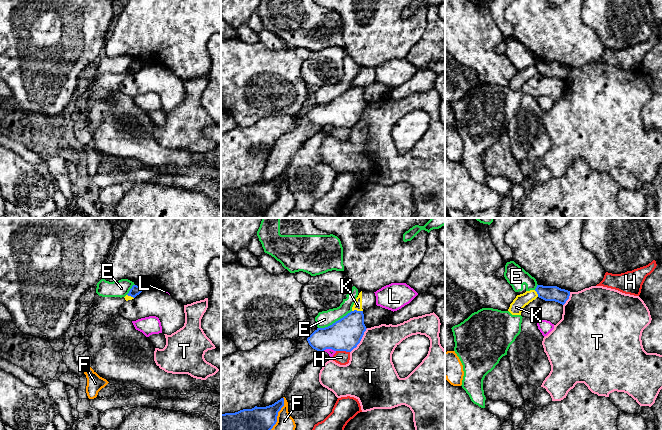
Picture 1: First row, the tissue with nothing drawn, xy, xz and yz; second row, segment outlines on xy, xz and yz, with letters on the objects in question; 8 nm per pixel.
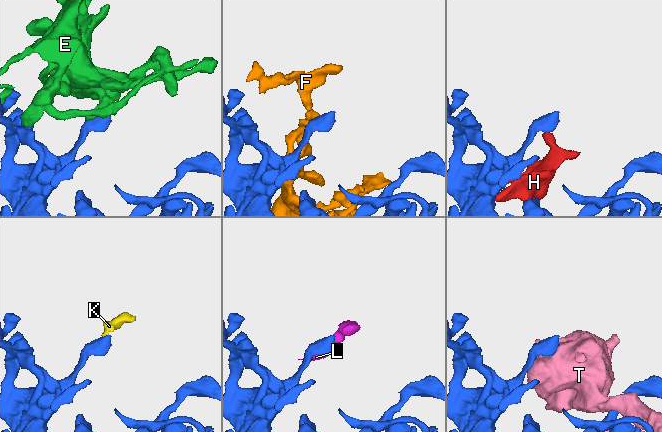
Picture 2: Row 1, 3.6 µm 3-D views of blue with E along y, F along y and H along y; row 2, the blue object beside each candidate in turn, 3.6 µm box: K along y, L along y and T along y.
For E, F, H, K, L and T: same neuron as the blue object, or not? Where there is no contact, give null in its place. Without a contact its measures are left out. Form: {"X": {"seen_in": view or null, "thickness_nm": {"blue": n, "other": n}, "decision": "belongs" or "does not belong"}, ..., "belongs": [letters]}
{"E": {"seen_in": "xz", "thickness_nm": {"blue": 260, "other": 130}, "decision": "does not belong"}, "F": {"seen_in": "xz", "thickness_nm": {"blue": 320, "other": 180}, "decision": "does not belong"}, "H": {"seen_in": "xz", "thickness_nm": {"blue": 260, "other": 110}, "decision": "does not belong"}, "K": {"seen_in": "xz", "thickness_nm": {"blue": 260, "other": 70}, "decision": "does not belong"}, "L": {"seen_in": "xz", "thickness_nm": {"blue": 260, "other": 50}, "decision": "does not belong"}, "T": {"seen_in": "xz", "thickness_nm": {"blue": 260, "other": 360}, "decision": "does not belong"}, "belongs": []}

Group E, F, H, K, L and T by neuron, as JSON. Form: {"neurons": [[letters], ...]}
{"neurons": [["E"], ["F", "H", "L"], ["K"], ["T"]]}

